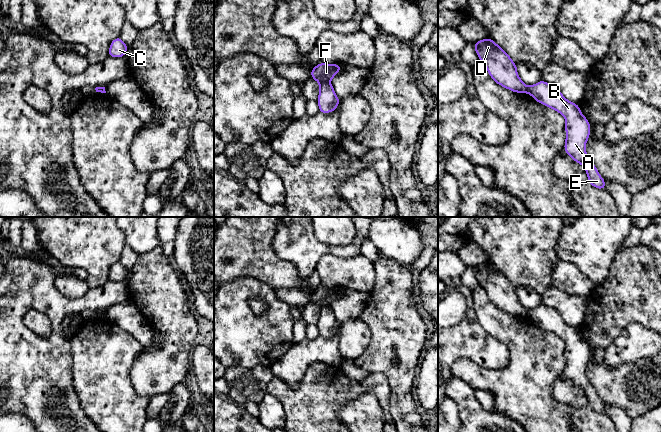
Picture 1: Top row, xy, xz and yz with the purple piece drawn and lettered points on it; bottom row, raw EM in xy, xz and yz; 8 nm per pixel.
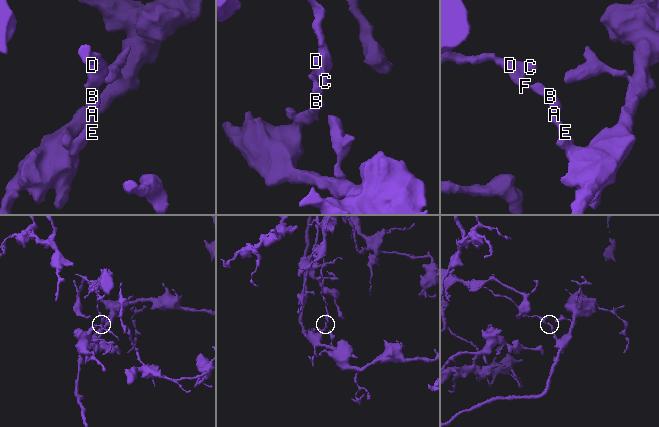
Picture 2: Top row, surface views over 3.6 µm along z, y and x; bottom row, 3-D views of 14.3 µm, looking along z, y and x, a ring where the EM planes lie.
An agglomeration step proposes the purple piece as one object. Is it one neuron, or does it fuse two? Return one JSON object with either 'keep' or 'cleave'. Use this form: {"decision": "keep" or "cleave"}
{"decision": "cleave"}

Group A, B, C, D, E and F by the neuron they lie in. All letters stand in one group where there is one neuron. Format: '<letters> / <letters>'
A B E / C D F

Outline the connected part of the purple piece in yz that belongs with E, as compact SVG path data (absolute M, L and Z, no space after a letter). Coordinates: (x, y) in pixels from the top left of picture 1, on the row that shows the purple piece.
M544 81L528 87L528 92L537 102L548 106L566 119L566 141L564 150L576 162L584 166L589 183L606 189L605 180L599 175L594 163L589 159L585 145L590 136L590 124L580 112L579 105L569 102L554 86Z

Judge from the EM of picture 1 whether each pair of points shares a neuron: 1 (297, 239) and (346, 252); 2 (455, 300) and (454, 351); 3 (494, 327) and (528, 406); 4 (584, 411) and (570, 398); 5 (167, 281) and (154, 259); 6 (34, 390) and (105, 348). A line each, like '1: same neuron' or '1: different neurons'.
1: same neuron
2: different neurons
3: same neuron
4: same neuron
5: same neuron
6: different neurons

